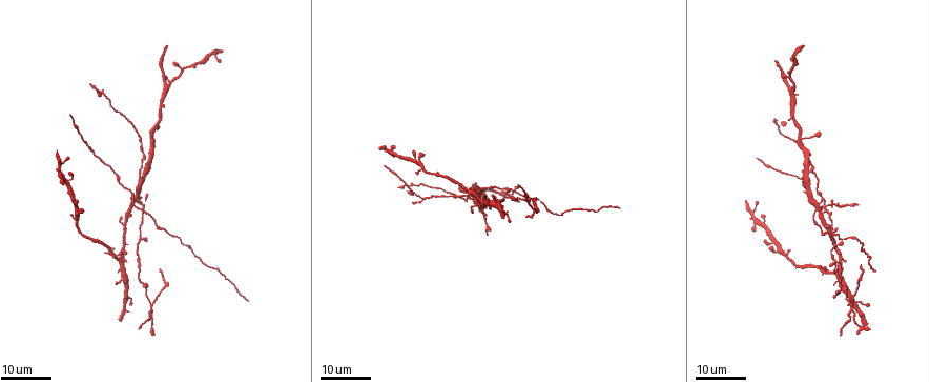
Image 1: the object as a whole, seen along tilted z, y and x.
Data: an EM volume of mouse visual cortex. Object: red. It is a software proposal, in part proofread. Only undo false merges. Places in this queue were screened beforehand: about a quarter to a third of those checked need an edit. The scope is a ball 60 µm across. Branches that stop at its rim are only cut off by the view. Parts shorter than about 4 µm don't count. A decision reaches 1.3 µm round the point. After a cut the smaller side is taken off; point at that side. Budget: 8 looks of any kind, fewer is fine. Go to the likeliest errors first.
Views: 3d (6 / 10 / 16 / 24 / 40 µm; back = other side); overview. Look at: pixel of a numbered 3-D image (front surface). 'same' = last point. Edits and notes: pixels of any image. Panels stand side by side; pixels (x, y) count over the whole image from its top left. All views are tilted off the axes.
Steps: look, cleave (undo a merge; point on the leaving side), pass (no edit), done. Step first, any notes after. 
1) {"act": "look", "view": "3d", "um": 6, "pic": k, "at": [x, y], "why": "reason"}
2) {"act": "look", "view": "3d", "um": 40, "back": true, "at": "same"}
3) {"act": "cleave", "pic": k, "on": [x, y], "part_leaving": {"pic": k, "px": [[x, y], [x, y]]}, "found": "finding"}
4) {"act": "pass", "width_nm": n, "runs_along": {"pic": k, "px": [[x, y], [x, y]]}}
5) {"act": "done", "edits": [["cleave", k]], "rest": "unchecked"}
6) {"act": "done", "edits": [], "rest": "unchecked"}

{"act": "look", "view": "3d", "um": 24, "pic": 1, "at": [131, 192], "why": "three arms meet"}

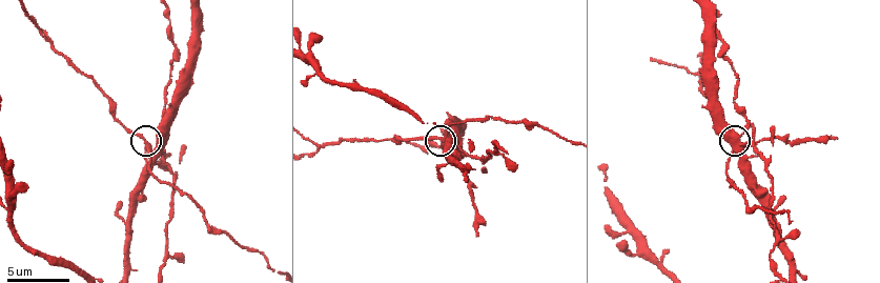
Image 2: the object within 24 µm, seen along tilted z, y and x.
{"act": "look", "view": "3d", "um": 6, "pic": 2, "at": [146, 144]}

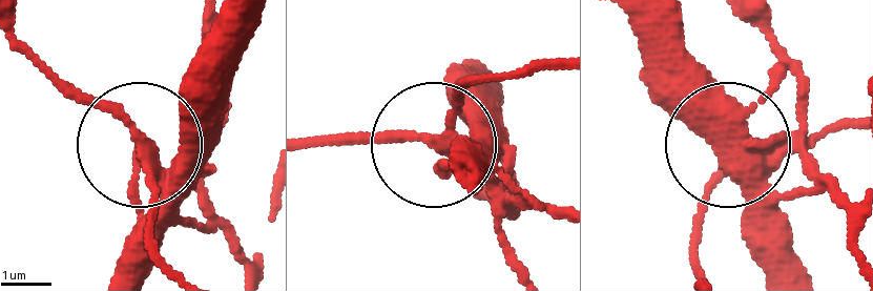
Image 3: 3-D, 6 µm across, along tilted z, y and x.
{"act": "cleave", "pic": 3, "on": [132, 137], "arms": 3, "part_leaving": {"pic": 3, "px": [[172, 174], [152, 189], [151, 222], [179, 269]]}, "found": "a second neuron is stuck on"}

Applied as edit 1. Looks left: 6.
{"act": "look", "view": "3d", "um": 16, "pic": 1, "at": [850, 303], "why": "branch point"}

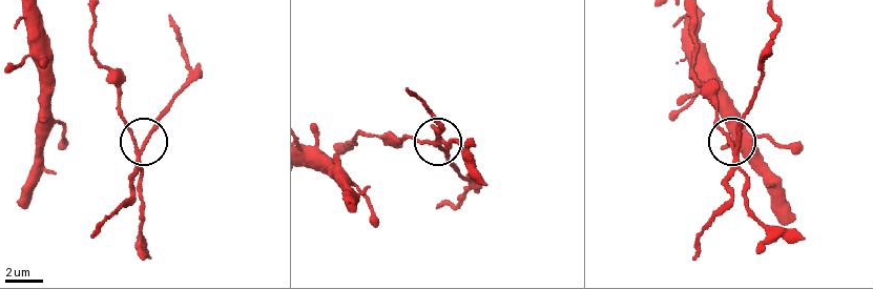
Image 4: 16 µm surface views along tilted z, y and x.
{"act": "look", "view": "3d", "um": 10, "pic": 4, "at": [140, 148]}

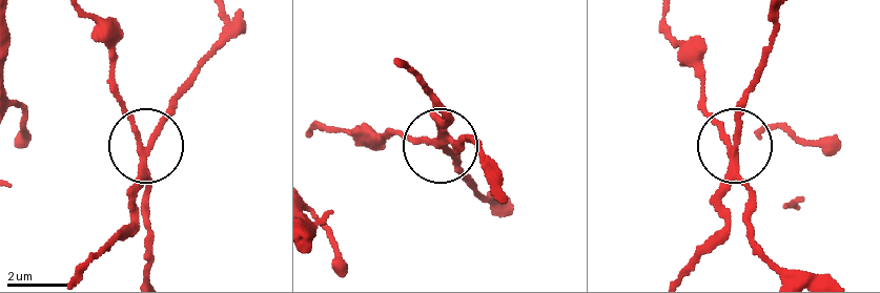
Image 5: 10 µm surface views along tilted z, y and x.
{"act": "cleave", "pic": 5, "on": [134, 197], "width_nm": 190, "part_leaving": {"pic": 5, "px": [[144, 161], [167, 102], [221, 30], [222, 17]]}, "found": "a second neuron is stuck on"}

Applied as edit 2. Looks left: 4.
{"act": "look", "view": "overview", "why": "redraw"}

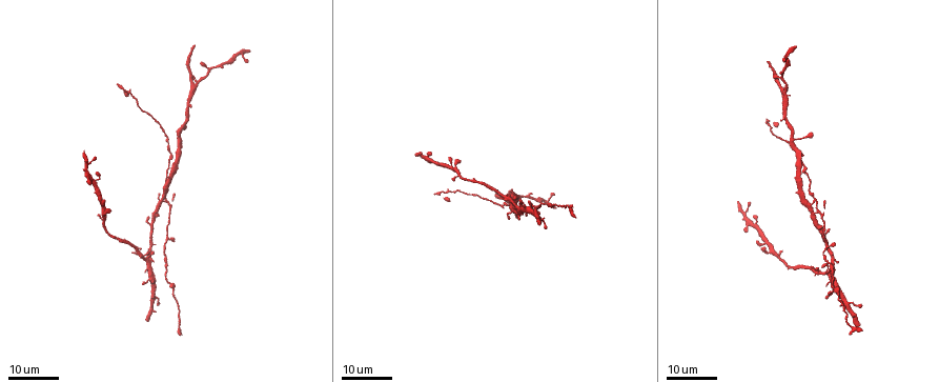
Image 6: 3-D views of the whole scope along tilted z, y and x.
{"act": "look", "view": "3d", "um": 24, "pic": 6, "at": [782, 97], "why": "four arms meet"}

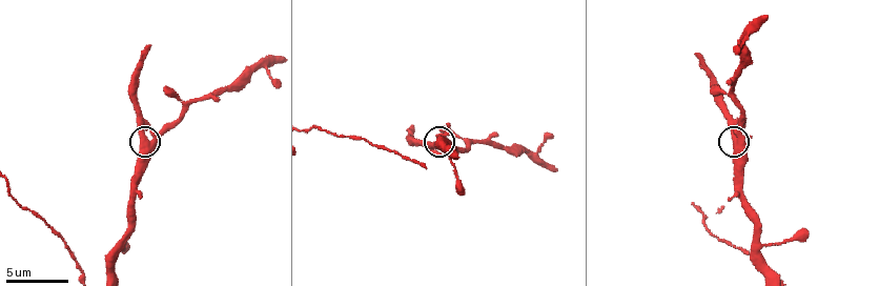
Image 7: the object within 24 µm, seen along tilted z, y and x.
{"act": "look", "view": "3d", "um": 6, "pic": 7, "at": [736, 139]}

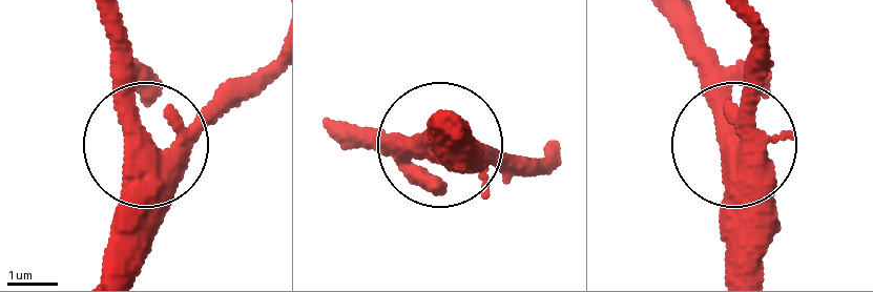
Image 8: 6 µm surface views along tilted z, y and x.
{"act": "pass", "arms": 4, "runs_along": {"pic": 8, "px": [[122, 264], [123, 178], [140, 125], [118, 20]]}, "found": "continuous, no second neuron"}

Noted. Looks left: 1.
{"act": "look", "view": "3d", "um": 10, "pic": 2, "at": [165, 245], "why": "thin neck"}

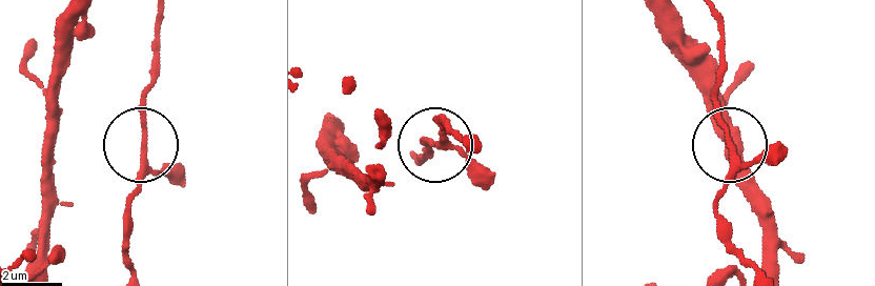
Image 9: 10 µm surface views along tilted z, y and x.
{"act": "pass", "runs_along": {"pic": 9, "px": [[711, 17], [723, 61], [714, 99], [729, 144], [717, 232]]}, "found": "all the same neuron"}

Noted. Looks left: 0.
{"act": "done", "edits": [["cleave", 3], ["cleave", 5]], "rest": "unchecked"}

